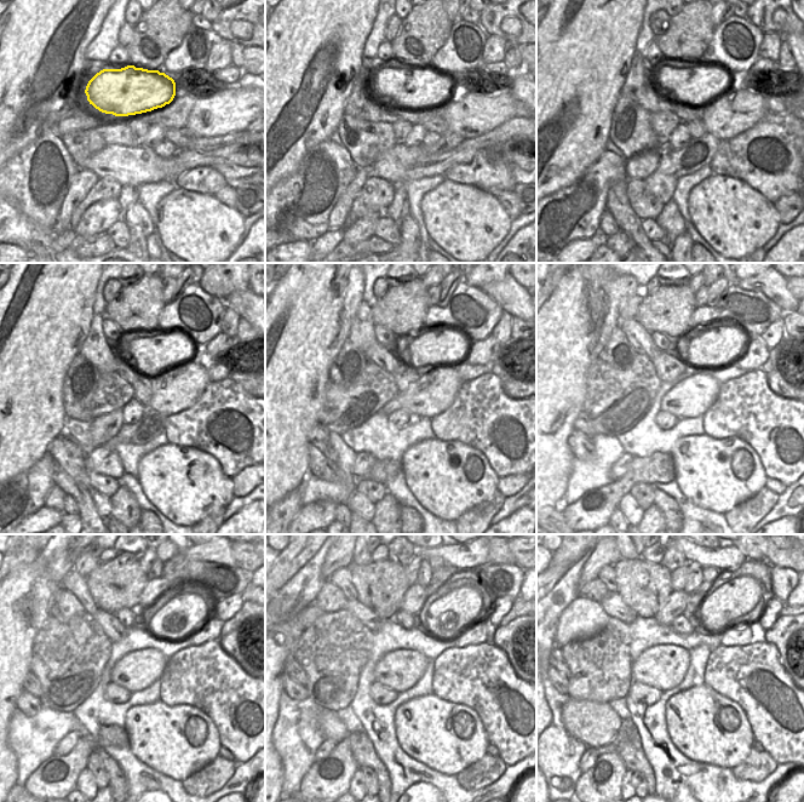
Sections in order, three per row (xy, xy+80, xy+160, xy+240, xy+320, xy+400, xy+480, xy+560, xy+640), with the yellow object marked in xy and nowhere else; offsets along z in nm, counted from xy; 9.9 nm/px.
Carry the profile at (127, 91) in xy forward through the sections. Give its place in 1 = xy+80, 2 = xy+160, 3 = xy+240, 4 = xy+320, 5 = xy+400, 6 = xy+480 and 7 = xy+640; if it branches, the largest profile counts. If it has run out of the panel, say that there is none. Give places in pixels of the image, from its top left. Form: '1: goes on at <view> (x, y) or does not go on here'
1: goes on at xy+80 (419, 86)
2: goes on at xy+160 (694, 85)
3: goes on at xy+240 (151, 354)
4: goes on at xy+320 (448, 345)
5: goes on at xy+400 (722, 343)
6: goes on at xy+480 (178, 617)
7: goes on at xy+640 (738, 596)

